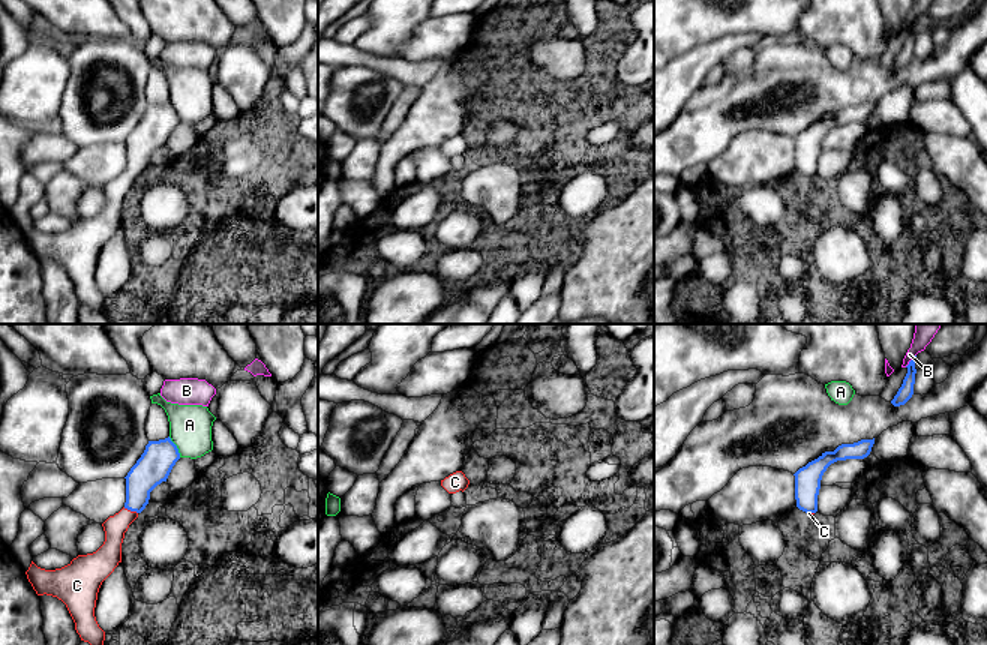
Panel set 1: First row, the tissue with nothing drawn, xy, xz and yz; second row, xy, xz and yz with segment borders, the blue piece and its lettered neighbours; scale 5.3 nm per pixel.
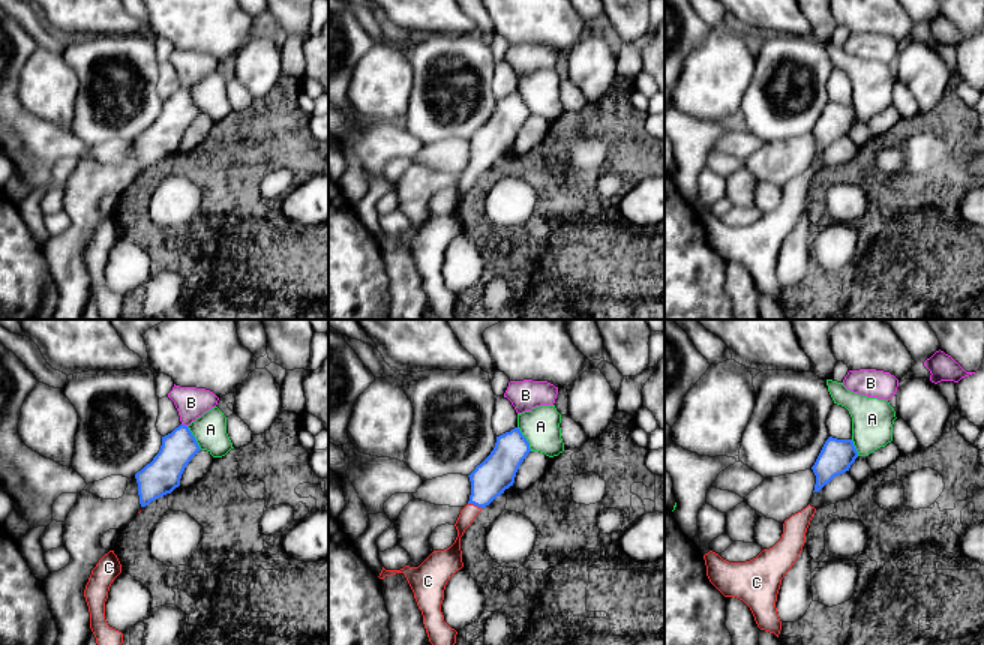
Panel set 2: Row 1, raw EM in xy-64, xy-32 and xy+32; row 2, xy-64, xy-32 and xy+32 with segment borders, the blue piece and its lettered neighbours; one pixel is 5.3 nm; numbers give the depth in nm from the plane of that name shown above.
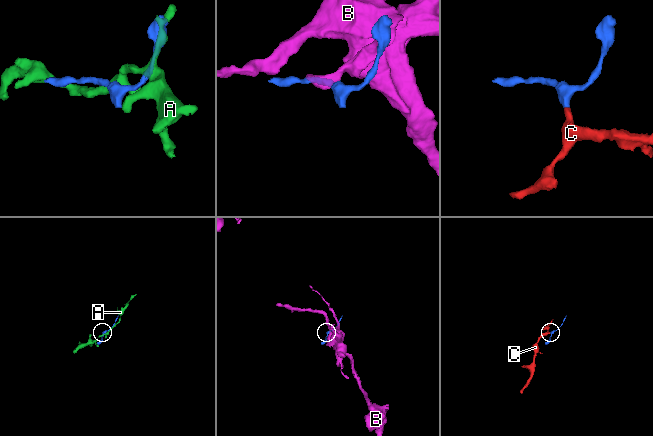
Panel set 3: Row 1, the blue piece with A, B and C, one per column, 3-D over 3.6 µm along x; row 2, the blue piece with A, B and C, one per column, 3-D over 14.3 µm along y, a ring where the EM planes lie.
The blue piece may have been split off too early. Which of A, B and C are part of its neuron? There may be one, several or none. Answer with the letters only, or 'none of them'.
C

